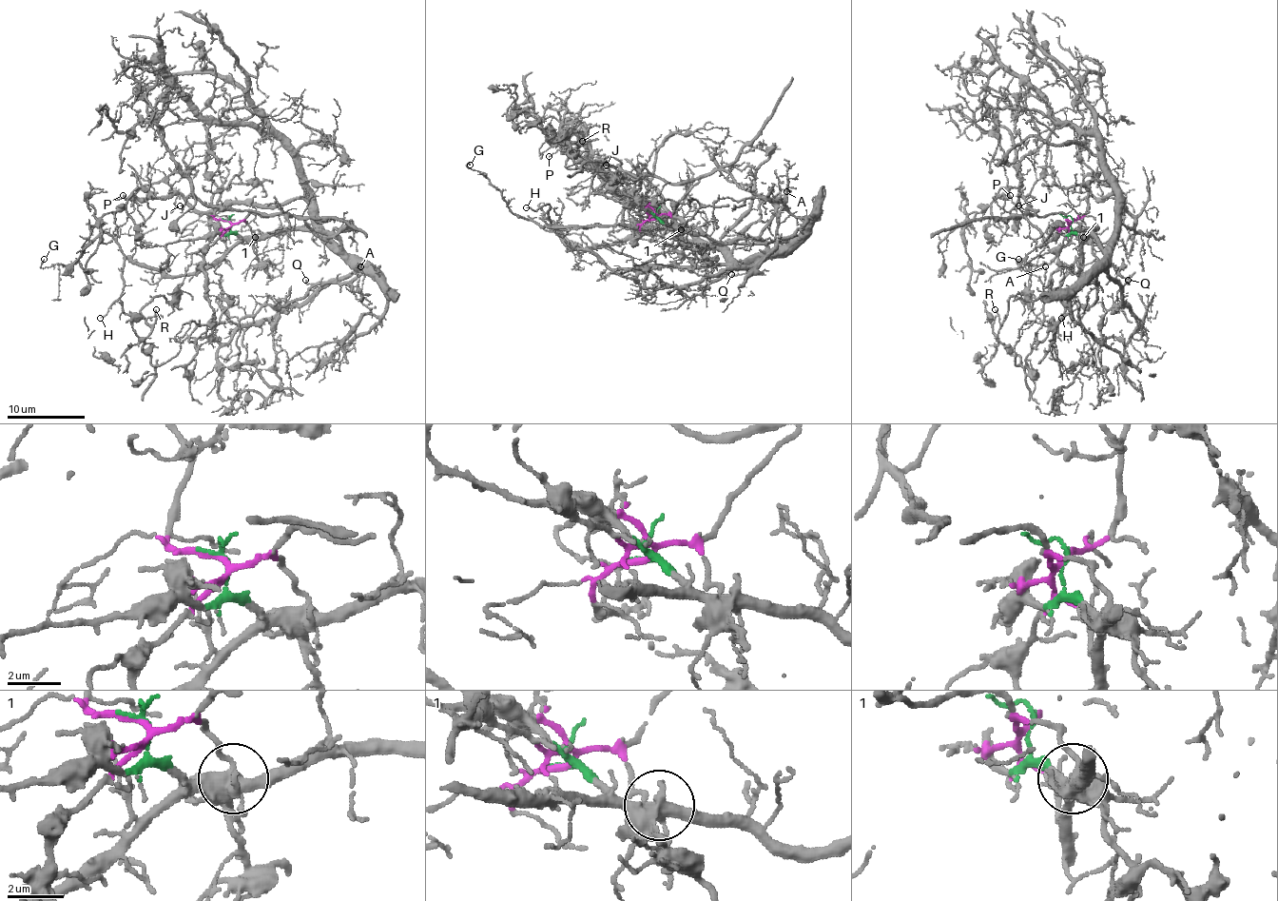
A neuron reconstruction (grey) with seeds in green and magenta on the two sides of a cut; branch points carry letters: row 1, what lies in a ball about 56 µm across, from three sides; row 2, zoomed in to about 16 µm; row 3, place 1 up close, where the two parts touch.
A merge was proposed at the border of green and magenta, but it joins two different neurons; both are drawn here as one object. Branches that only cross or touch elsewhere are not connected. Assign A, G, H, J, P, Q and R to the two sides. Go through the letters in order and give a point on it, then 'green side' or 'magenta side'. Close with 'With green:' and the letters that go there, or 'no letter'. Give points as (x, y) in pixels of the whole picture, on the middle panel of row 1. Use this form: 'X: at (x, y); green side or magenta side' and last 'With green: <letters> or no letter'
A: at (786, 191); green side
G: at (470, 165); green side
H: at (526, 207); green side
J: at (606, 165); magenta side
P: at (549, 156); magenta side
Q: at (731, 274); green side
R: at (582, 141); magenta side
With green: A, G, H, Q

